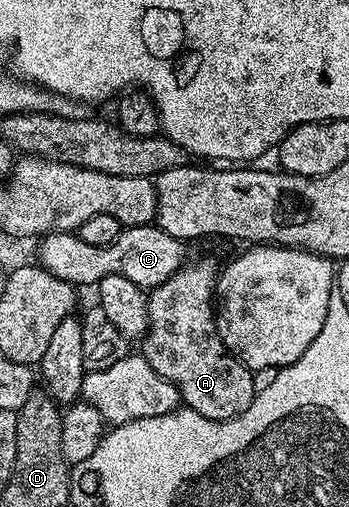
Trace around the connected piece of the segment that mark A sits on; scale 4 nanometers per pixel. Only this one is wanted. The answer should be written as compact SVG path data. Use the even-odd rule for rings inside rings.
M208 258L185 261L162 284L148 294L148 331L142 345L142 357L180 393L181 403L210 420L225 422L252 403L256 394L252 371L243 366L222 344L216 331L214 295L218 266Z

